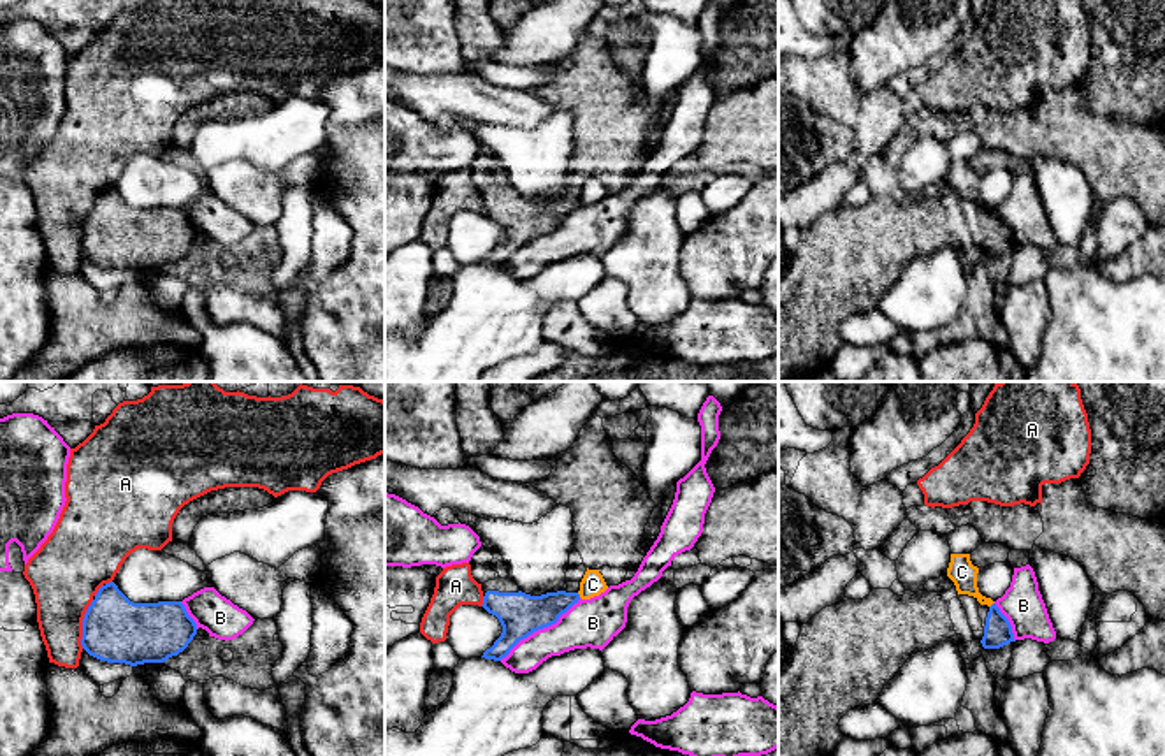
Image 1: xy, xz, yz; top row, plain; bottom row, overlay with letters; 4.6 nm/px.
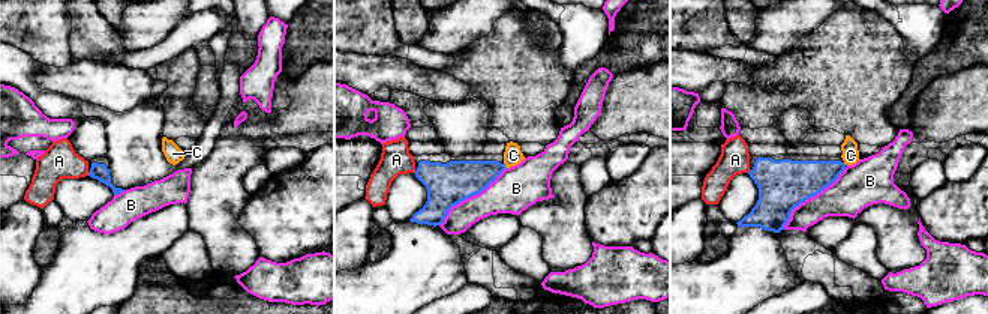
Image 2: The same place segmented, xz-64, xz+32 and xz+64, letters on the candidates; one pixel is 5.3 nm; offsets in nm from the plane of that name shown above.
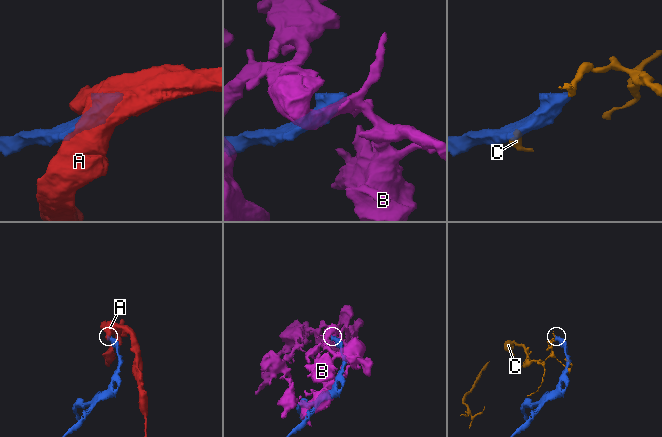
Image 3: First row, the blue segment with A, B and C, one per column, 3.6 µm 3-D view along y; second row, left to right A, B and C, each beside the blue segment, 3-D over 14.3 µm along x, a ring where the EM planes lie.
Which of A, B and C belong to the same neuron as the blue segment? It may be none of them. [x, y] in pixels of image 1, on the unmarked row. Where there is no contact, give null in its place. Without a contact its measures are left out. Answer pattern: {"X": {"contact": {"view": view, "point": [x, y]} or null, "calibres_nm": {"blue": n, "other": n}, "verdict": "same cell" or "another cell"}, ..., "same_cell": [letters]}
{"A": {"contact": {"view": "xy", "point": [83, 231]}, "calibres_nm": {"blue": 300, "other": 320}, "verdict": "another cell"}, "B": {"contact": {"view": "xz", "point": [540, 234]}, "calibres_nm": {"blue": 200, "other": 220}, "verdict": "another cell"}, "C": {"contact": {"view": "xz", "point": [578, 201]}, "calibres_nm": {"blue": 170, "other": 110}, "verdict": "another cell"}, "same_cell": []}

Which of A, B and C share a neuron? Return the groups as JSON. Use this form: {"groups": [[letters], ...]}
{"groups": [["A"], ["B"], ["C"]]}

